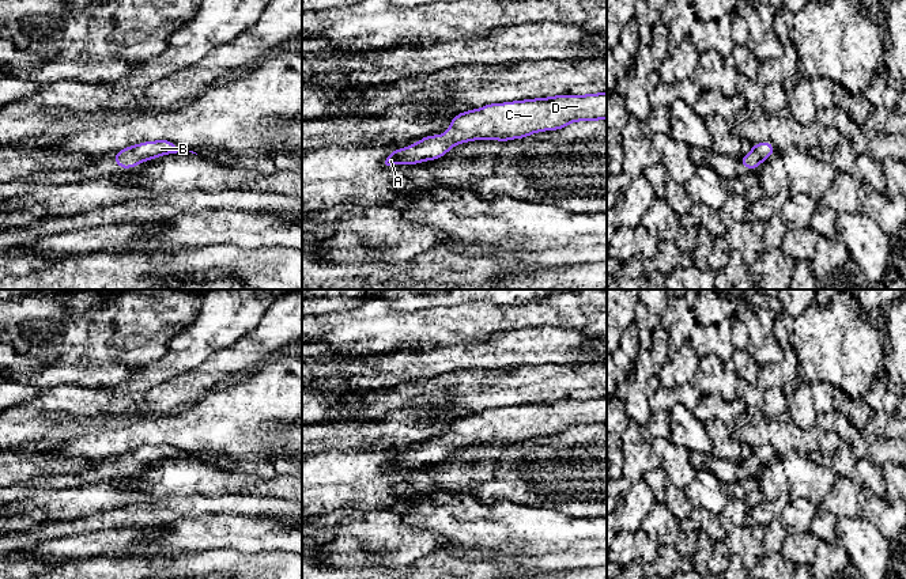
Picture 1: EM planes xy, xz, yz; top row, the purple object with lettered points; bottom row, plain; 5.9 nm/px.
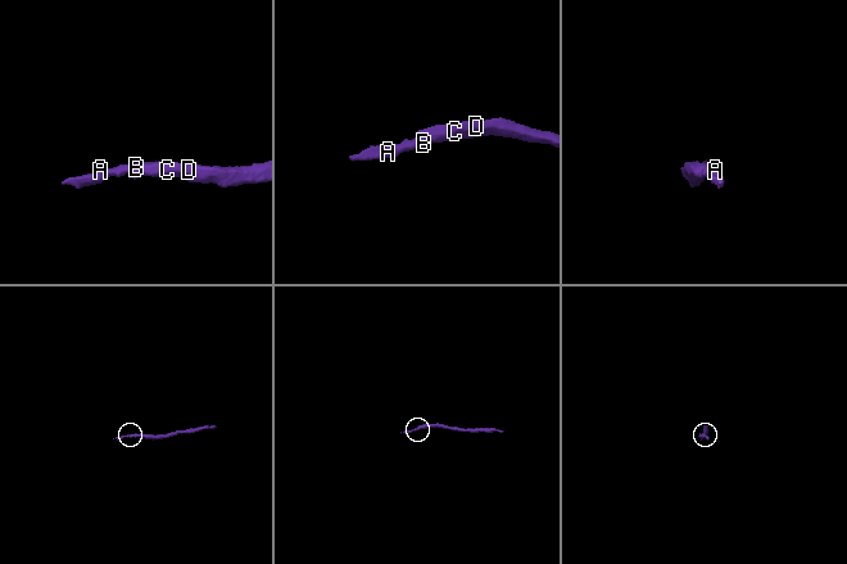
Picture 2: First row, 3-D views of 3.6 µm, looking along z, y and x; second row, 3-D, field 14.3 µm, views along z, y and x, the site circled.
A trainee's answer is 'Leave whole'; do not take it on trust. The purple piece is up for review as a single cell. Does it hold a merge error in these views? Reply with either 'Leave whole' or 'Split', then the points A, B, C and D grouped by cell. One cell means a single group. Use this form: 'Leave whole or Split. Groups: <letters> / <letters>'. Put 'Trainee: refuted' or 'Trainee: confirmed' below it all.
Leave whole. Groups: A B C D
Trainee: confirmed

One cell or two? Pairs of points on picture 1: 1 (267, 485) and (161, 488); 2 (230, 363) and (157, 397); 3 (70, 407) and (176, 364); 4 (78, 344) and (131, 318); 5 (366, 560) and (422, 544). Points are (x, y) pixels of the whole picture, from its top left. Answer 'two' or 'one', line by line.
1: one
2: one
3: two
4: one
5: one

